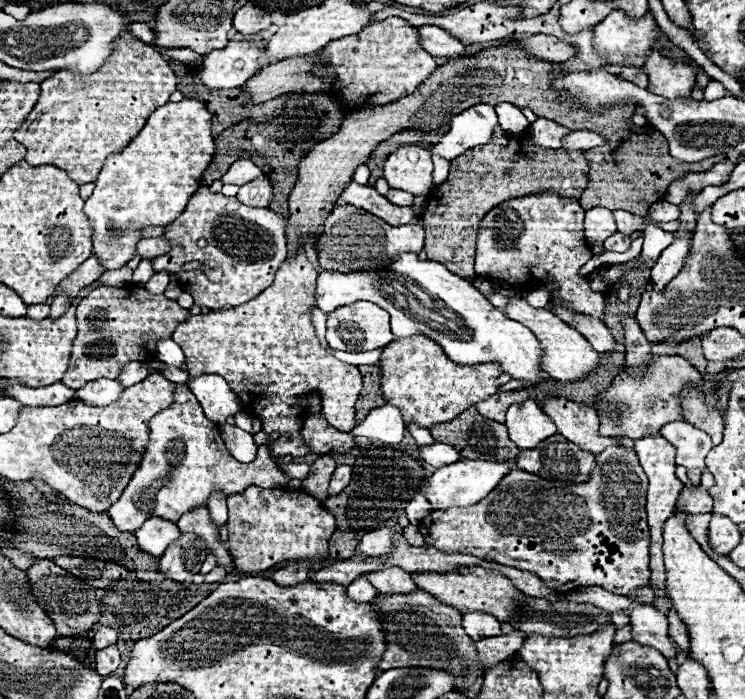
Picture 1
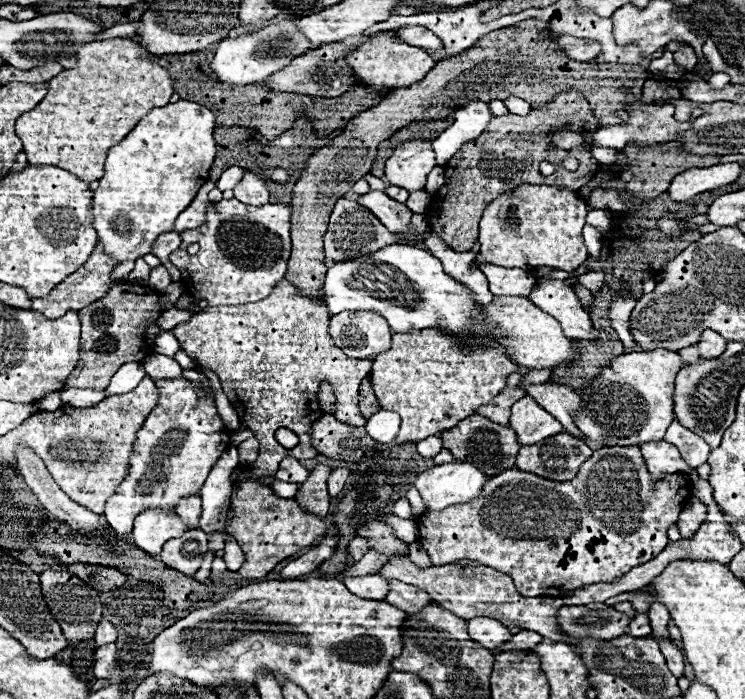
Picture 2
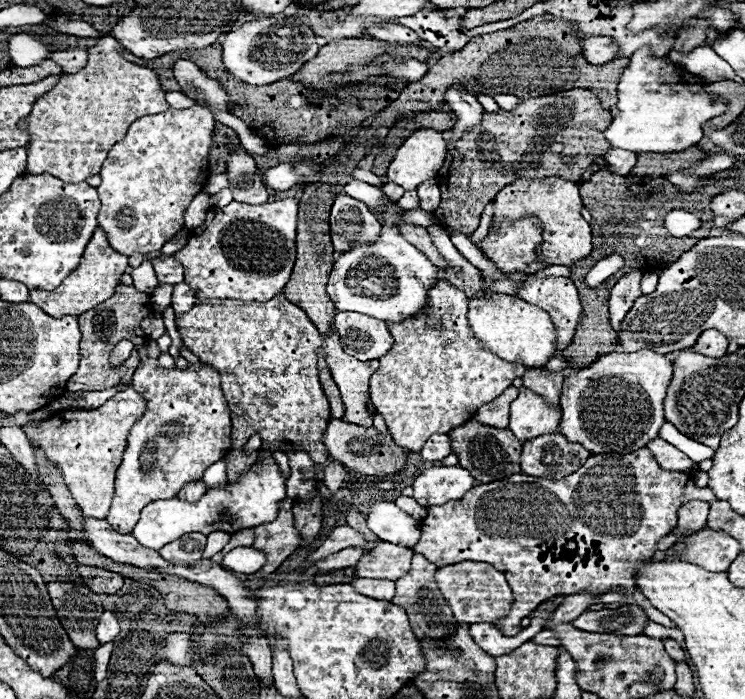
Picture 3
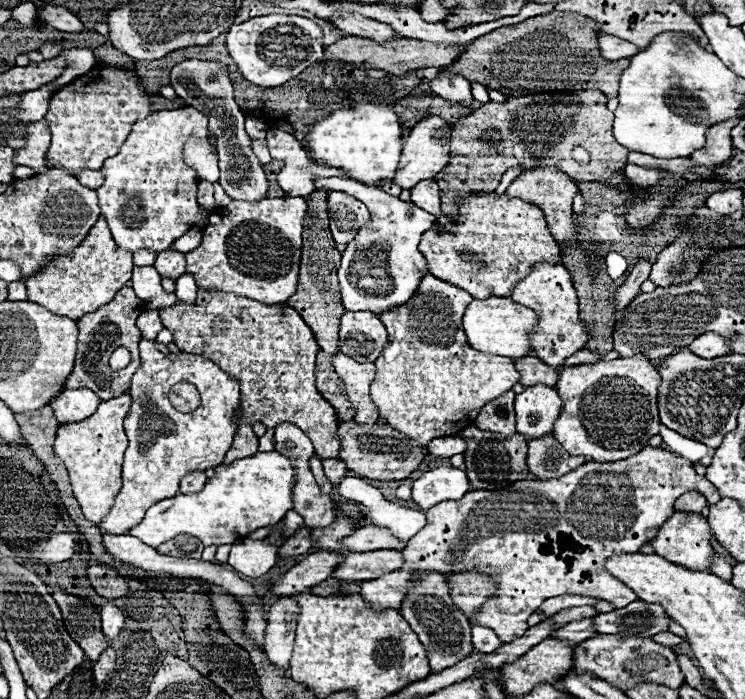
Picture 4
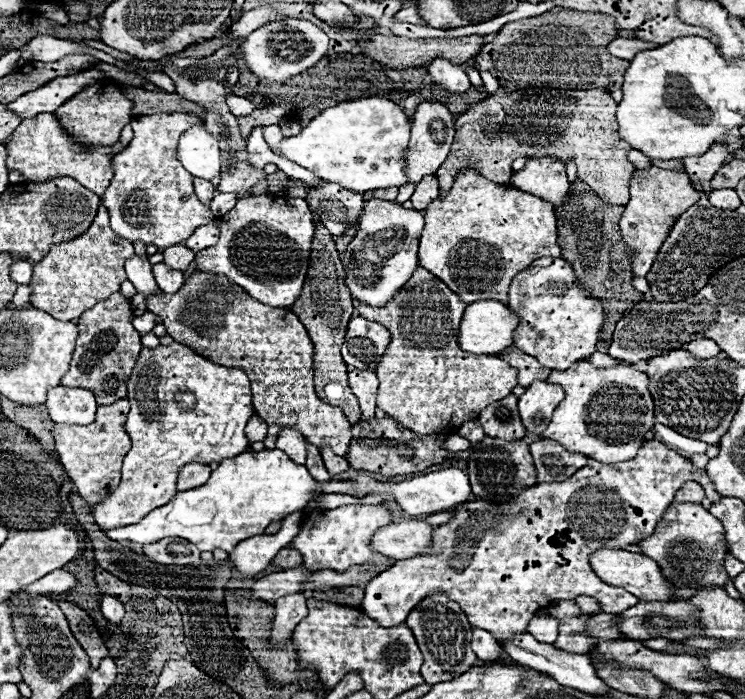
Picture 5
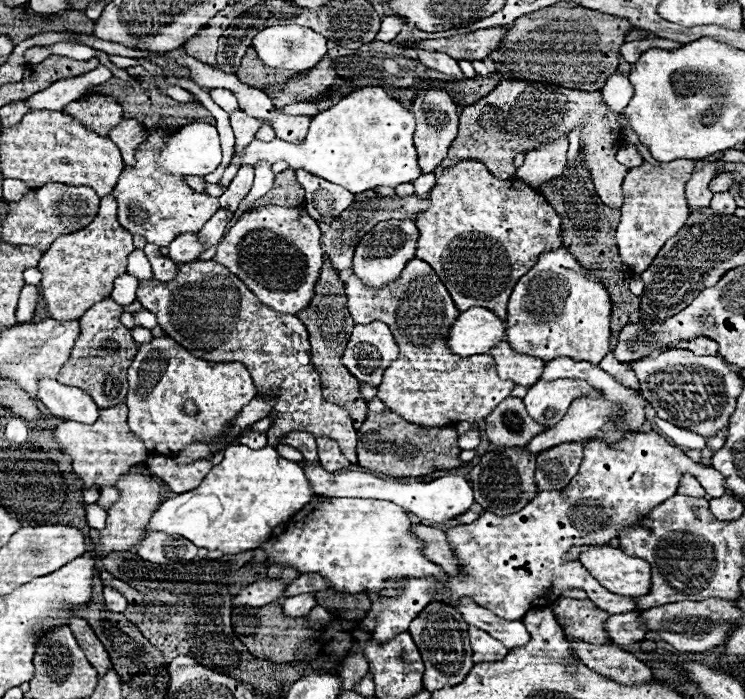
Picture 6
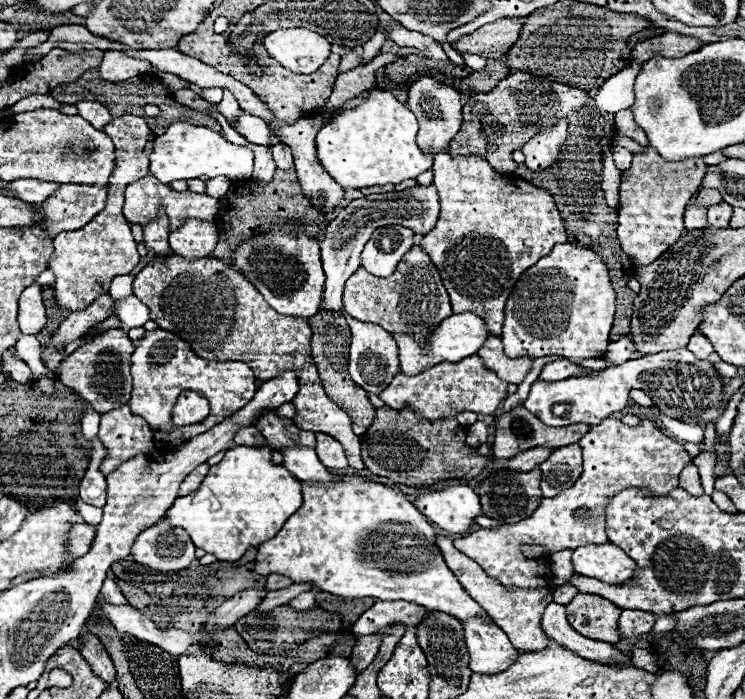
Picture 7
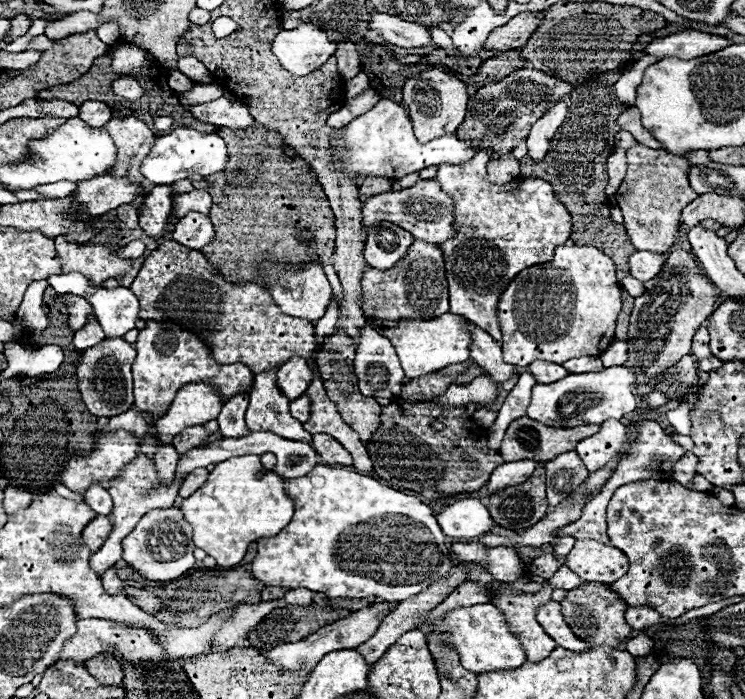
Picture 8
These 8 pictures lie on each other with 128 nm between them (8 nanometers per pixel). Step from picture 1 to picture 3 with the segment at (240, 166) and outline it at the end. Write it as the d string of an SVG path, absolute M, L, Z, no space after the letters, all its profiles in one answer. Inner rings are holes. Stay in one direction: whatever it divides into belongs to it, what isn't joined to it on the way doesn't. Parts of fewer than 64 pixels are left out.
M212 174L210 178L208 178L208 184L204 186L204 192L208 192L208 194L216 194L216 192L220 192L220 190L224 190L224 188L228 188L230 186L230 182L228 182L228 174Z

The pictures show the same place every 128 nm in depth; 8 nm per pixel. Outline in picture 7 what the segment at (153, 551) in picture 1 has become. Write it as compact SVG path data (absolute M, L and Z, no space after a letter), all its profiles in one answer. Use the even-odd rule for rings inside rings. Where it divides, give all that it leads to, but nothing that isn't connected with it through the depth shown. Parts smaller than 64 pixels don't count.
M236 446L226 450L222 462L210 466L200 488L176 498L166 520L174 528L184 528L196 548L214 554L218 560L236 562L250 546L260 546L278 534L284 522L302 506L302 482L286 466L272 464L270 448ZM76 498L76 508L82 514L82 518L84 518L86 524L92 524L92 526L98 526L100 524L100 520L102 520L102 508L90 506L90 504L82 502L80 498Z

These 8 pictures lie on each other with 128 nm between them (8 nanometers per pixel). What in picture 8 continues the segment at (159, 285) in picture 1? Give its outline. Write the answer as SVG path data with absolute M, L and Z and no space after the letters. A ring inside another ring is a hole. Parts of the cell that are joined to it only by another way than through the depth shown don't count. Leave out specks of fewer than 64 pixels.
M186 214L174 224L172 240L192 250L202 250L214 238L214 226L206 214Z

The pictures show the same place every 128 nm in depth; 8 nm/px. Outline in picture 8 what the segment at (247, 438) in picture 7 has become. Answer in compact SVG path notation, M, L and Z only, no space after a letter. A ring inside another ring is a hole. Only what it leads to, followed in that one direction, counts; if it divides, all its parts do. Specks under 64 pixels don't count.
M236 396L236 398L230 398L220 414L218 414L218 424L220 424L220 432L222 436L226 438L242 438L246 436L250 430L246 428L246 422L244 422L244 412L246 412L246 404L248 404L248 398L246 396Z

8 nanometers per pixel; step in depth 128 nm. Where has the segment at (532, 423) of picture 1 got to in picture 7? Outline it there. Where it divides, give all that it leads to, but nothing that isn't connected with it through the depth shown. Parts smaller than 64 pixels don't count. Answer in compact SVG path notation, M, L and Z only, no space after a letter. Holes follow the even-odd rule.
M678 348L658 354L648 354L638 360L628 360L620 366L606 370L590 372L588 376L572 376L558 382L536 380L530 388L530 394L524 406L536 414L546 426L568 426L576 422L600 424L602 418L620 412L629 405L630 388L644 390L660 414L690 422L690 424L716 424L728 402L722 400L724 384L718 382L720 374L708 360L698 360L690 350ZM556 406L562 406L564 412L556 416Z

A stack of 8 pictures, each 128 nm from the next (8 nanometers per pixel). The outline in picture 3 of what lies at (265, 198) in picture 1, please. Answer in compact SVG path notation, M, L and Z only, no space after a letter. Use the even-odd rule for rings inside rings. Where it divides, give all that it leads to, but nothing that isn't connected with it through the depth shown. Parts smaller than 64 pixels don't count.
M236 150L228 158L228 176L230 176L230 190L234 200L246 204L264 204L268 202L266 184L256 168L256 162L244 150Z

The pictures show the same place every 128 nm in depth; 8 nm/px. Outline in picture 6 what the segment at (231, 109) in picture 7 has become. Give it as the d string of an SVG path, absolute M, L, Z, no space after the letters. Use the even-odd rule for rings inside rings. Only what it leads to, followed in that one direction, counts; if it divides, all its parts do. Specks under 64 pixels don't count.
M241 110L236 111L236 114L232 114L232 116L230 116L230 122L232 122L232 130L236 140L236 155L240 155L242 150L251 143L251 141L255 138L256 133L258 132L258 128L260 128L262 124L266 124L265 119L249 117ZM244 120L248 122L246 126L242 124Z

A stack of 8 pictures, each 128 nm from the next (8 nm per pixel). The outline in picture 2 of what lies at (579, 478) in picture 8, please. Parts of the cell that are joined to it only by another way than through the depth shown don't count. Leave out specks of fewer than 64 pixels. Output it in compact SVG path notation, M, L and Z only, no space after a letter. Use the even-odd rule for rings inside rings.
M560 432L552 438L544 438L544 442L538 442L536 446L522 446L516 458L516 468L548 480L568 482L576 478L578 468L590 456L592 450L586 442Z

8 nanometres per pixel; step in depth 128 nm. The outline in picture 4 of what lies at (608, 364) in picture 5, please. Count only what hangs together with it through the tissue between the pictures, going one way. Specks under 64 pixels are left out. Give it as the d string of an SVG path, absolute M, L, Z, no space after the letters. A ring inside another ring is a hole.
M580 350L576 354L572 354L560 368L566 368L566 366L576 366L576 364L592 364L592 362L598 362L600 356L592 356L588 354L588 350Z

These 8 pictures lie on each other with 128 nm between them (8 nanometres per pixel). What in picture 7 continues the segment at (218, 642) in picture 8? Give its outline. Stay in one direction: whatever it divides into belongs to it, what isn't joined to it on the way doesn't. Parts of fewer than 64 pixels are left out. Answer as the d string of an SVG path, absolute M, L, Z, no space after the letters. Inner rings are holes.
M302 582L302 584L292 584L288 588L282 588L282 590L272 590L266 594L264 602L260 602L260 606L256 608L258 612L264 612L264 610L272 610L272 606L284 606L288 604L292 598L296 598L298 594L302 592L308 592L308 590L316 590L316 586L308 584L308 582Z

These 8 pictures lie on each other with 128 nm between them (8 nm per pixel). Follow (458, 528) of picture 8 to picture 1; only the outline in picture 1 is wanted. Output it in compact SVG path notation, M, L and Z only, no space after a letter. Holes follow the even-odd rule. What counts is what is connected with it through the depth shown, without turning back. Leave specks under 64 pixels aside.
M460 460L448 466L438 468L426 488L424 494L432 504L432 510L444 510L444 508L464 508L464 506L472 506L476 502L480 502L490 490L494 490L498 486L498 482L512 470L508 460L502 462L490 462L490 460Z

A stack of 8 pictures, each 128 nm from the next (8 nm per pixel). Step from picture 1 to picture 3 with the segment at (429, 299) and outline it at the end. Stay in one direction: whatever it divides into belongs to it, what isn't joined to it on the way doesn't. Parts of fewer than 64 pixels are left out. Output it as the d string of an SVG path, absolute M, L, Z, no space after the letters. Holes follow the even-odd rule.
M386 208L378 214L384 230L380 242L372 246L362 246L360 250L350 250L342 254L330 272L328 294L336 310L360 312L384 322L402 322L420 314L428 304L428 290L440 280L438 268L410 242L406 242L396 228L398 210Z

